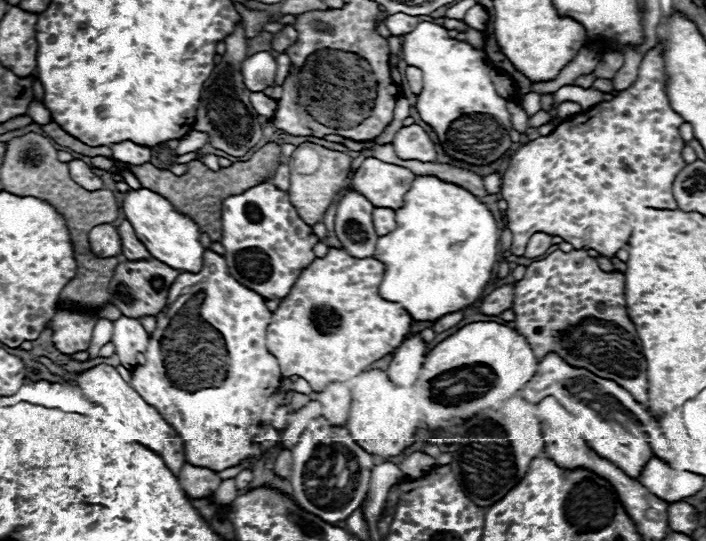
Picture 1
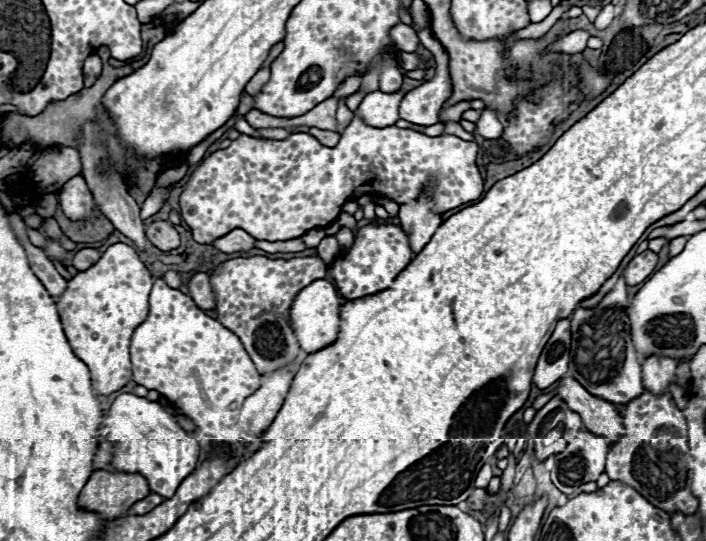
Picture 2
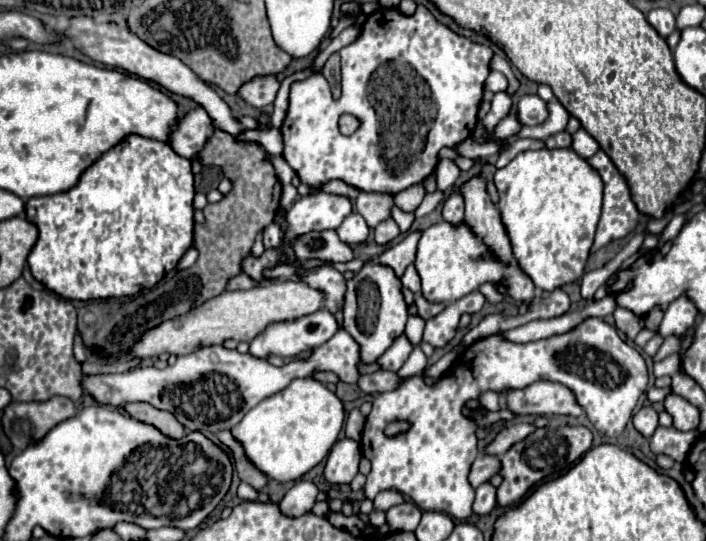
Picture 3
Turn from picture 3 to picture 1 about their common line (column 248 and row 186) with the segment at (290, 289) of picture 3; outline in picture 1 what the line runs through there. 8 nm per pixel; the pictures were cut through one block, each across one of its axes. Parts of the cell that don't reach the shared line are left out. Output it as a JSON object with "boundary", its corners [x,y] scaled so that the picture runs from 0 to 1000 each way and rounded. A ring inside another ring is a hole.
{"boundary":[[[436,266],[436,270],[453,288],[453,307],[450,307],[450,314],[445,322],[422,322],[416,311],[411,311],[408,362],[411,362],[414,381],[425,396],[425,403],[431,410],[436,410],[436,418],[445,418],[448,410],[453,410],[459,403],[459,392],[465,388],[473,362],[487,344],[487,333],[490,333],[490,325],[496,318],[496,307],[499,307],[499,288],[493,288],[487,281],[456,274],[456,270],[448,270],[448,266]]]}

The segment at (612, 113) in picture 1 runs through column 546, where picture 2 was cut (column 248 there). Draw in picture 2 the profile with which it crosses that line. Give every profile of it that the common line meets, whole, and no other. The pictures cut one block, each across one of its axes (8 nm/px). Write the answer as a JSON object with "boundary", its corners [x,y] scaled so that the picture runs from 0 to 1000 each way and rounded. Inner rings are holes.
{"boundary":[[[501,214],[499,229],[484,244],[482,262],[467,277],[456,277],[456,266],[433,244],[411,248],[405,259],[374,259],[340,248],[323,274],[300,281],[278,307],[255,359],[255,396],[269,418],[275,444],[283,451],[297,451],[331,421],[343,421],[363,444],[380,447],[425,440],[436,425],[470,414],[493,370],[504,370],[516,359],[541,362],[569,381],[589,373],[603,348],[609,348],[612,392],[629,396],[683,362],[686,336],[674,311],[674,281],[674,262],[660,262],[640,248],[603,251],[598,244],[564,233],[527,237],[518,233],[507,214]]]}

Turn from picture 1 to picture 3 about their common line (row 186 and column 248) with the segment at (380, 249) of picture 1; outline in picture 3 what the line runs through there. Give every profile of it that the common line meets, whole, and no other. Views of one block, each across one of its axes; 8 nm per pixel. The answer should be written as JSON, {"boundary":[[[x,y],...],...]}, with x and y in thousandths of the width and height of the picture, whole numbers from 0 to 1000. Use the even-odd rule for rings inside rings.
{"boundary":[[[419,699],[402,721],[360,750],[334,787],[326,791],[343,821],[351,854],[391,891],[411,891],[431,880],[456,854],[487,784],[487,750],[459,710],[442,699]]]}

